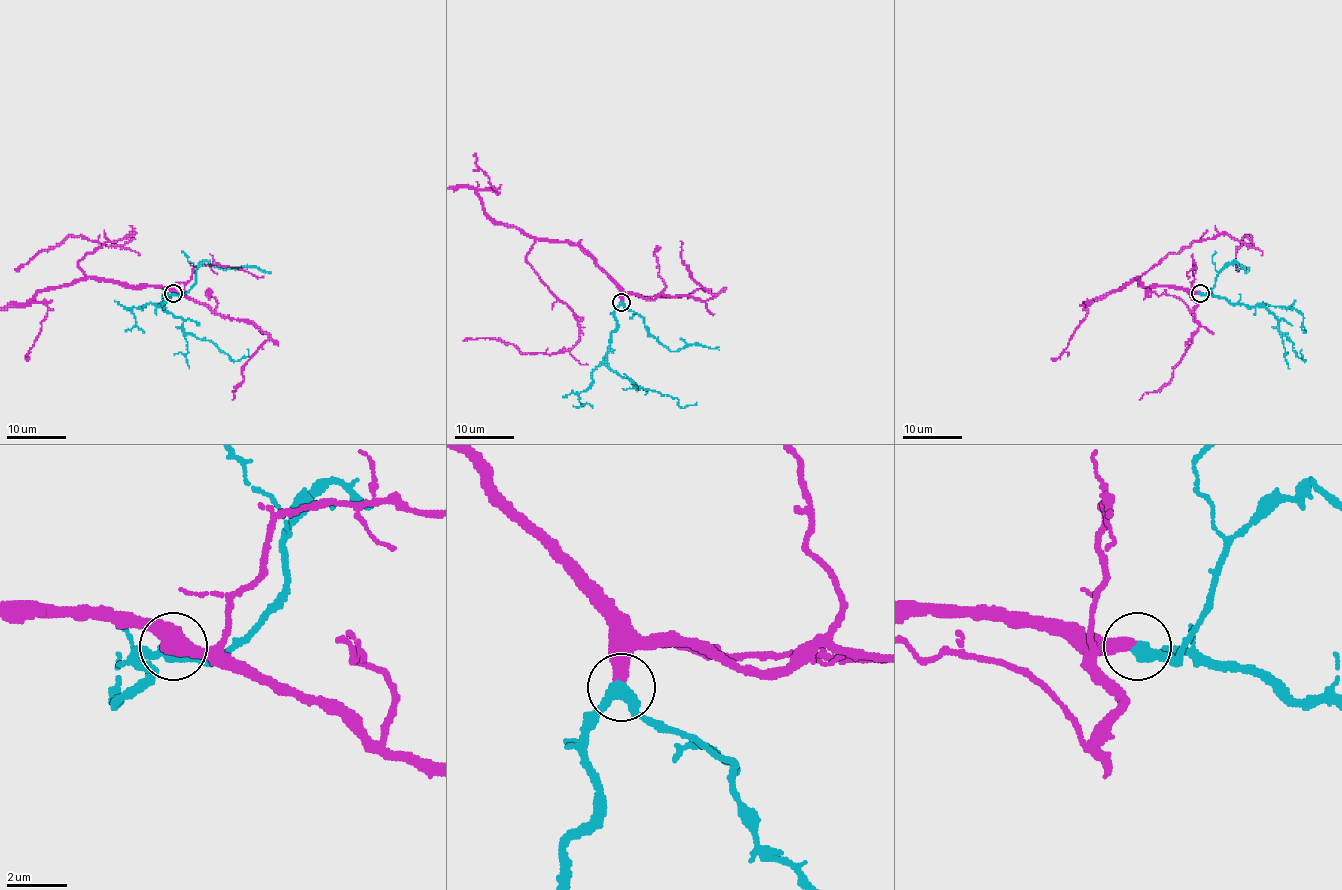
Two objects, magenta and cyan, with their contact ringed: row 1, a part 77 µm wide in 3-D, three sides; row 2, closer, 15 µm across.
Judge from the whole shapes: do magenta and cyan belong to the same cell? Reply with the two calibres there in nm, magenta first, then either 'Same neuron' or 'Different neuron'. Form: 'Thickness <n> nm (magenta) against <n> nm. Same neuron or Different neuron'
Thickness 420 nm (magenta) against 400 nm. Same neuron

